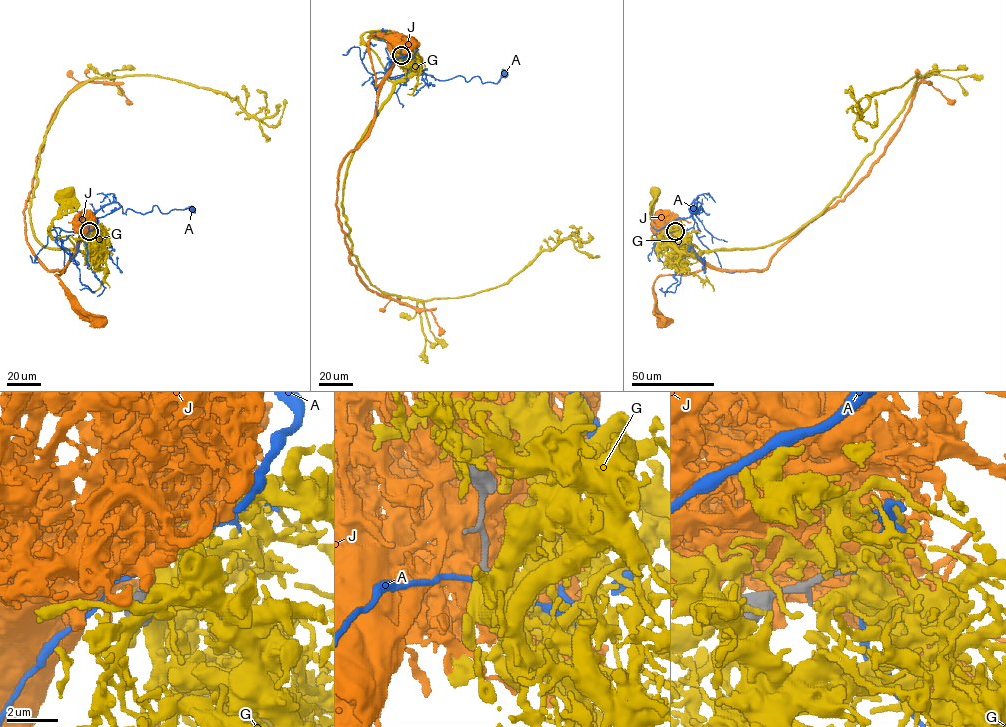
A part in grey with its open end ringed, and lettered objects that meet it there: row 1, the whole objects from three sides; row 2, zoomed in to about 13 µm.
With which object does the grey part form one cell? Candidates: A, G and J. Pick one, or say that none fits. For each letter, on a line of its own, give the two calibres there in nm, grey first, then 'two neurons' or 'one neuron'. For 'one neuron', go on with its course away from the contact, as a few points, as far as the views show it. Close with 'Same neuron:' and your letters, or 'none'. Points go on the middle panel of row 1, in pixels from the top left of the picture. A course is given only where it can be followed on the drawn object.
A: calibres 200 and 160 nm; two neurons
G: calibres 200 and 650 nm; two neurons
J: calibres 240 and 550 nm; two neurons
Same neuron: none

